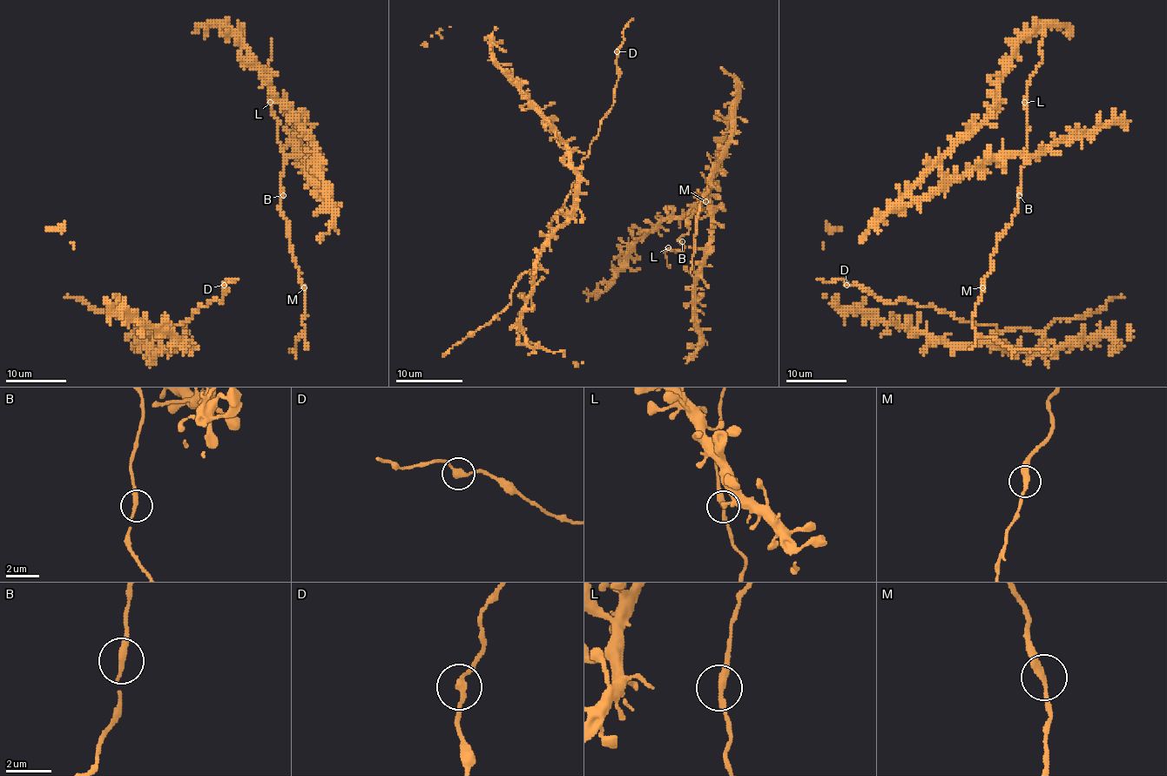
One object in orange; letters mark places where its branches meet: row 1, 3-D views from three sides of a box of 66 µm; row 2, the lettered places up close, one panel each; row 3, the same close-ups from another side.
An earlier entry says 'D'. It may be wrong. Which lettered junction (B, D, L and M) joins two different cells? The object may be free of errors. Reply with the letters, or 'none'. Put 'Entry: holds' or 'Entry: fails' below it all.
none
Entry: fails

